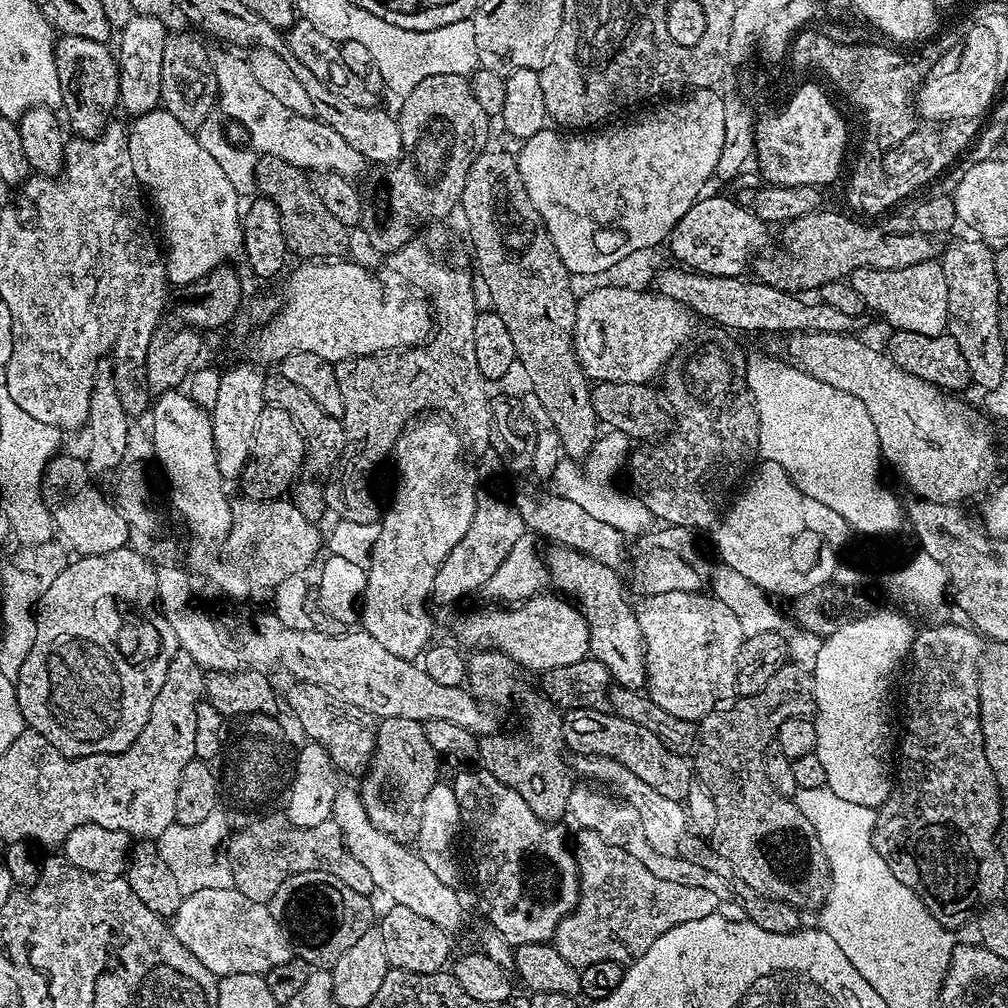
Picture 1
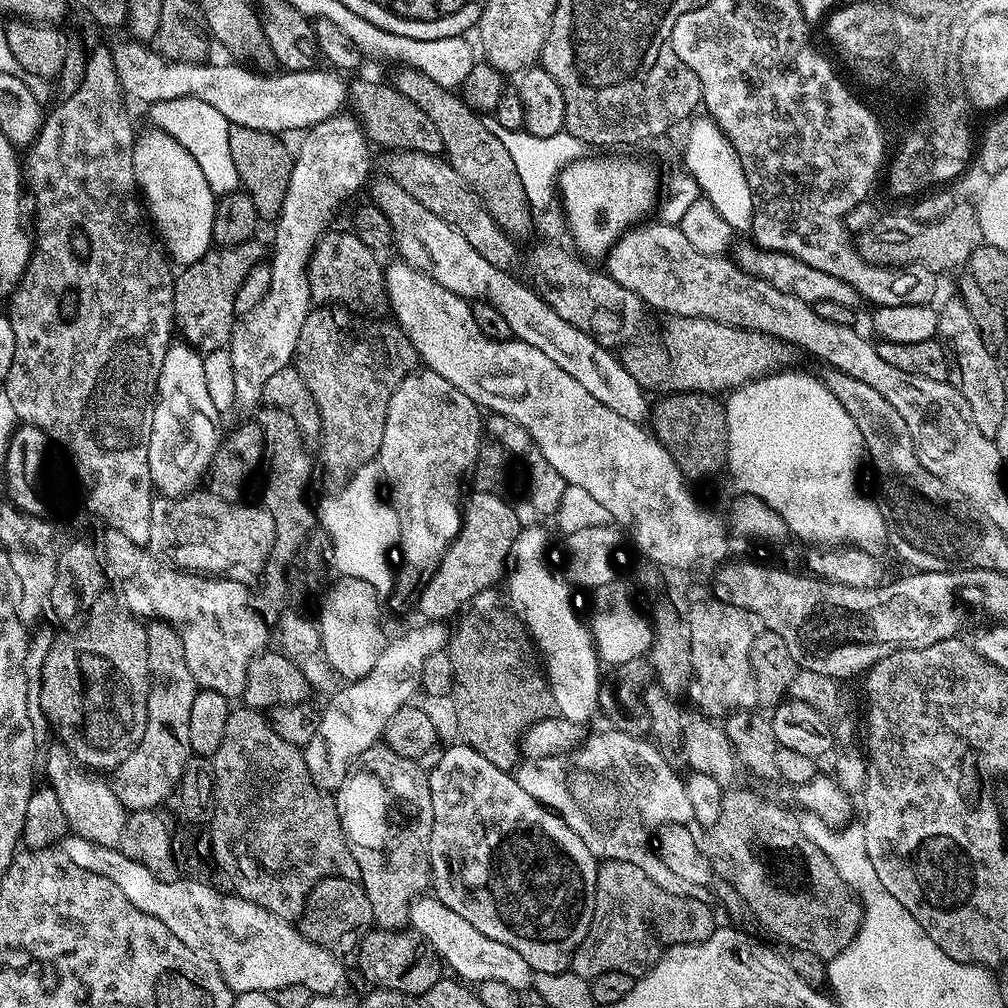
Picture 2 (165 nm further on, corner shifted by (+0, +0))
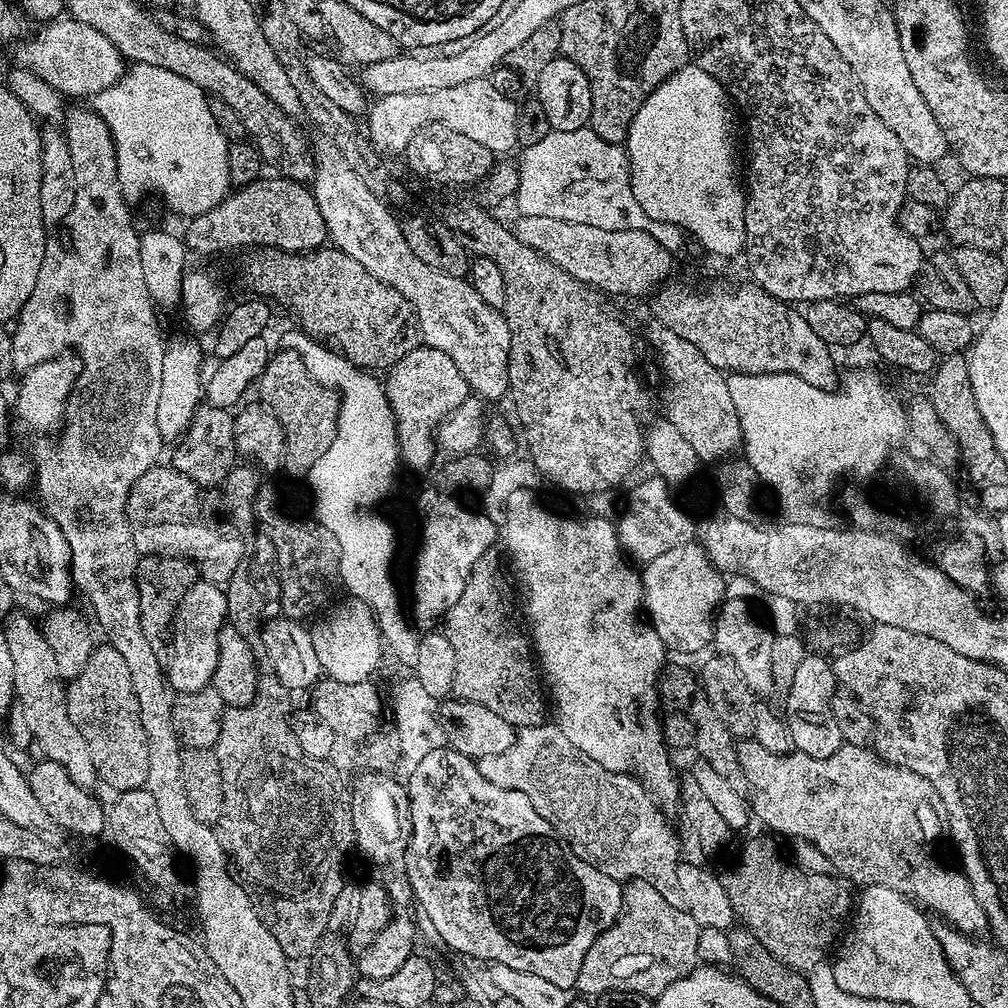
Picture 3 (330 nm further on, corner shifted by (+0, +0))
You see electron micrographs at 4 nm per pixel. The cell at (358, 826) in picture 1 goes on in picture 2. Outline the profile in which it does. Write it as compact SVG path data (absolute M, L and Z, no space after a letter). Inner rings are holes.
M424 894L411 904L411 927L420 933L421 941L435 952L447 967L449 964L457 972L453 973L461 981L471 982L476 986L482 982L502 982L518 993L523 993L524 988L533 987L533 970L526 958L518 954L518 950L502 946L502 942L494 938L486 938L486 934L474 930L474 926L466 922L466 918L451 912L443 899L430 895Z

